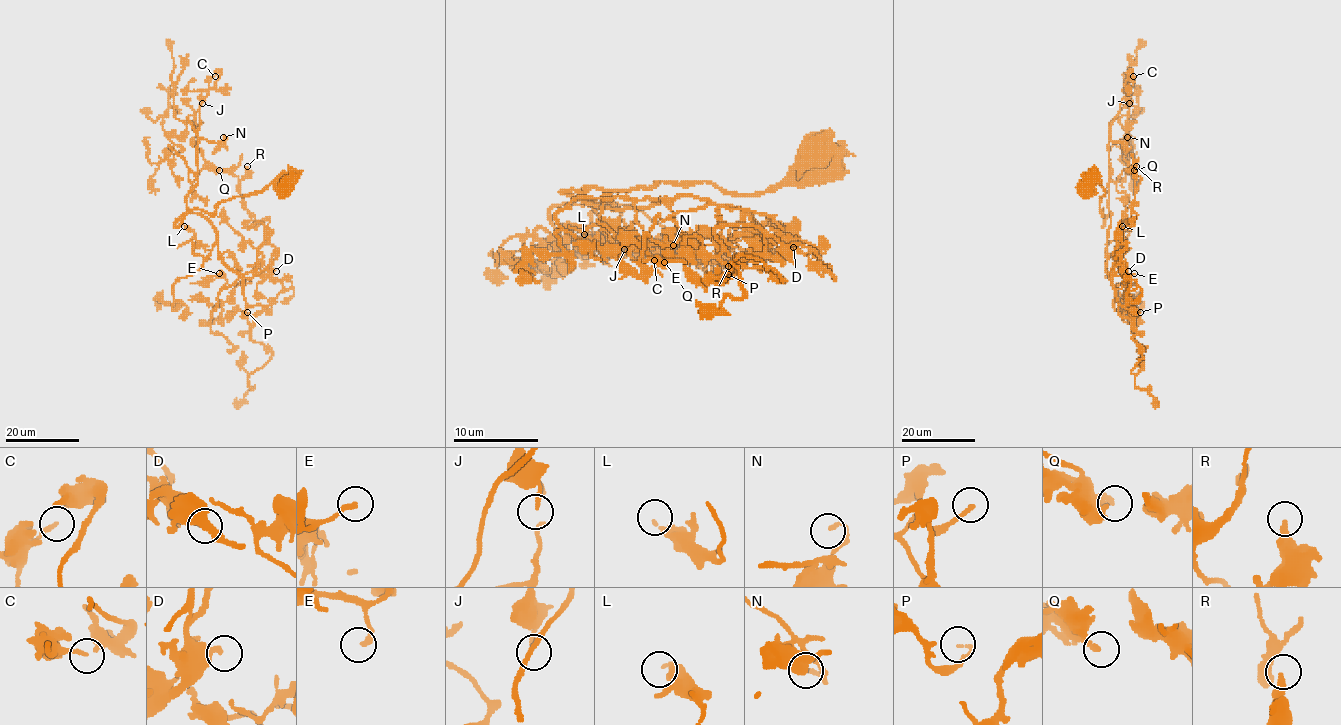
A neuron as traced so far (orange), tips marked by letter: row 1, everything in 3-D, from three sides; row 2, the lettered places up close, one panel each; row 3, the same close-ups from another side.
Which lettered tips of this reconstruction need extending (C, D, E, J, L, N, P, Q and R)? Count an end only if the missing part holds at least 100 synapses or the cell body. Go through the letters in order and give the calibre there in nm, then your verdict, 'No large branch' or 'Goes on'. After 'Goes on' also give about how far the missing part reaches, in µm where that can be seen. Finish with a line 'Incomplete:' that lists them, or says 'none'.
C: Thickness 140 nm. No large branch
D: Thickness 280 nm. No large branch
E: Thickness 240 nm. No large branch
J: Thickness 170 nm. No large branch
L: Thickness 240 nm. No large branch
N: Thickness 140 nm. No large branch
P: Thickness 160 nm. No large branch
Q: Thickness 200 nm. No large branch
R: Thickness 280 nm. No large branch
Incomplete: none

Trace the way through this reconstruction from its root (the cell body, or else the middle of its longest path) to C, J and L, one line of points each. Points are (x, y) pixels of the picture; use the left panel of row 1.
C: (284, 187), (271, 183), (222, 200), (214, 212), (191, 209), (181, 216), (197, 182), (199, 107), (215, 76)
J: (284, 187), (271, 183), (222, 200), (214, 212), (191, 209), (181, 216), (197, 182), (202, 103)
L: (284, 187), (183, 214), (212, 225), (206, 257), (184, 226)

